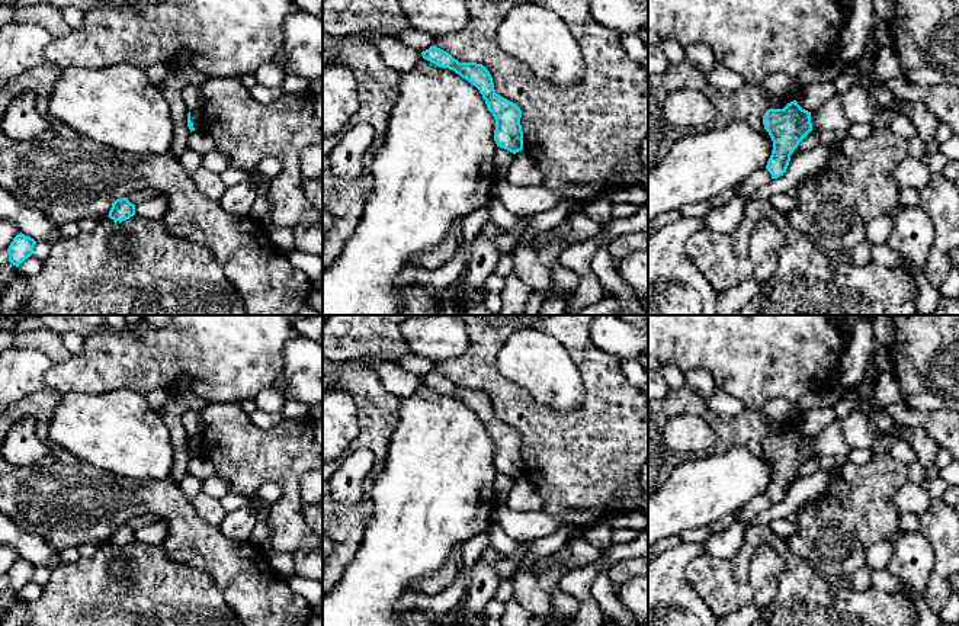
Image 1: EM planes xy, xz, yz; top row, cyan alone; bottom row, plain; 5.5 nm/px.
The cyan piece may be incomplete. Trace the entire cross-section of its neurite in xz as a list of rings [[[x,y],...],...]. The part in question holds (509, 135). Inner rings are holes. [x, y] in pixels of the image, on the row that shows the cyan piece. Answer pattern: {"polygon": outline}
{"polygon": [[[436,45],[423,51],[421,55],[442,68],[453,70],[480,90],[488,110],[495,119],[494,141],[497,147],[513,154],[523,150],[522,110],[516,103],[495,93],[493,77],[482,64],[459,62]]]}

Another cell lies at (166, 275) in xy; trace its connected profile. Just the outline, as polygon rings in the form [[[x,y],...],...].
[[[134,215],[122,222],[113,221],[109,216],[99,218],[92,232],[80,232],[74,238],[60,238],[54,243],[49,257],[44,261],[42,270],[36,276],[19,275],[12,285],[0,293],[0,315],[247,315],[247,312],[240,293],[225,277],[221,264],[208,248],[190,240],[173,235],[161,219]],[[113,234],[128,234],[132,238],[129,257],[124,257],[109,247],[109,240]]]

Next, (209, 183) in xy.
[[[201,167],[193,177],[199,192],[214,200],[218,200],[227,190],[221,176],[205,167]]]

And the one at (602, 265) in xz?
[[[599,247],[591,260],[591,272],[609,295],[620,301],[620,315],[648,315],[634,289],[620,277],[613,267],[613,259],[607,247]]]

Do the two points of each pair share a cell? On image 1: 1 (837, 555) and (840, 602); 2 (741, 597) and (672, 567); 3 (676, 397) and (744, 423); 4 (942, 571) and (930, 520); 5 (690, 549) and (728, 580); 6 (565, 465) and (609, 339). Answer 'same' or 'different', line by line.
1: different
2: different
3: same
4: same
5: different
6: different

